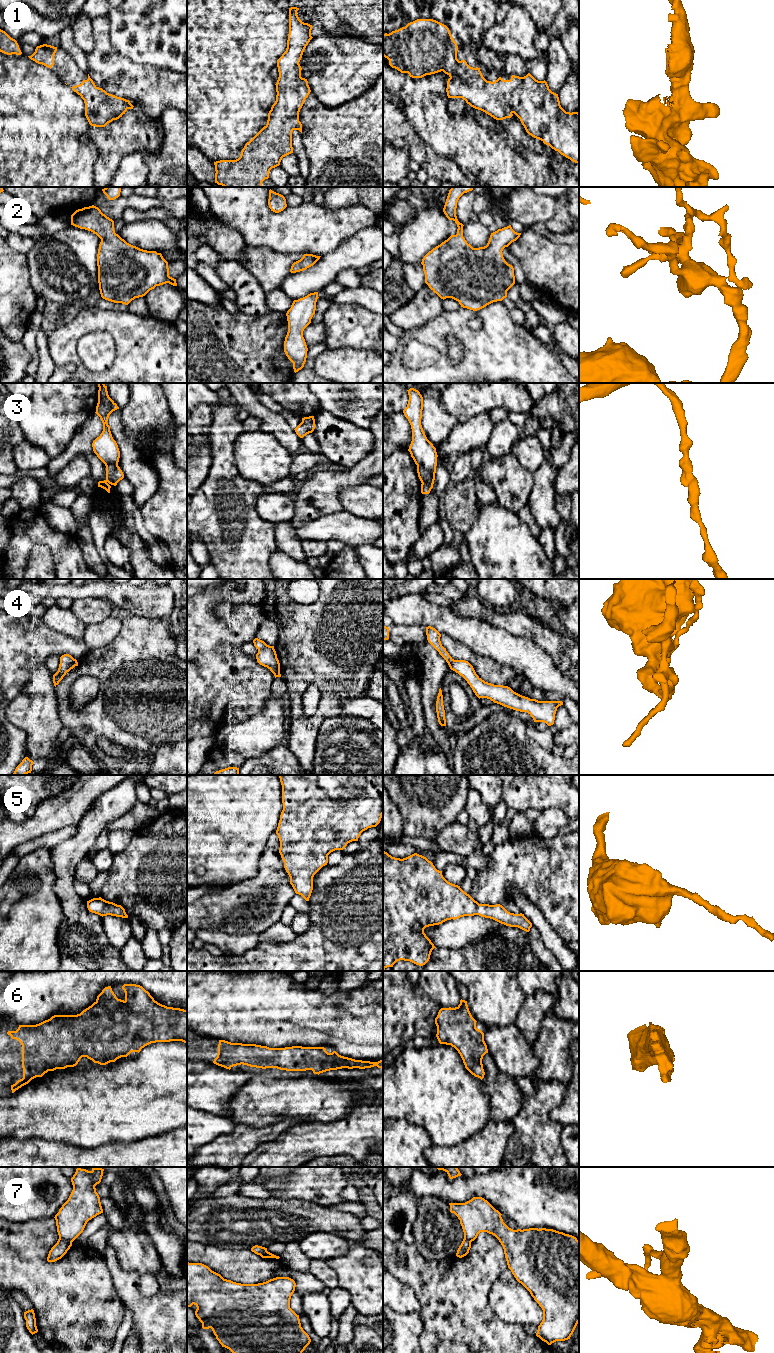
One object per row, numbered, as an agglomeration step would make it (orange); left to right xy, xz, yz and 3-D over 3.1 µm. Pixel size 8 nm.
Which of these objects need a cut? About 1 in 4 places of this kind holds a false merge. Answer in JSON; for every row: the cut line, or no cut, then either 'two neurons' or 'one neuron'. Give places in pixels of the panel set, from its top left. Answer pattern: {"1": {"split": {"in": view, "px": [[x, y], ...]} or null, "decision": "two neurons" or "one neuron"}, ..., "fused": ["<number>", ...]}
{"1": {"split": null, "decision": "one neuron"}, "2": {"split": null, "decision": "one neuron"}, "3": {"split": {"in": "yz", "px": [[417, 466], [423, 466], [427, 470], [431, 488]]}, "decision": "two neurons"}, "4": {"split": {"in": "xz", "px": [[268, 645], [258, 650]]}, "decision": "two neurons"}, "5": {"split": null, "decision": "one neuron"}, "6": {"split": null, "decision": "one neuron"}, "7": {"split": {"in": "xy", "px": [[59, 1236], [71, 1242]]}, "decision": "two neurons"}, "fused": ["3", "4", "7"]}

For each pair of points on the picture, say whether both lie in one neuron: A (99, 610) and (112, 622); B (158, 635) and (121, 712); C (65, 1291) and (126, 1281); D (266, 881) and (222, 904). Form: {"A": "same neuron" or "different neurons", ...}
{"A": "different neurons", "B": "same neuron", "C": "different neurons", "D": "same neuron"}

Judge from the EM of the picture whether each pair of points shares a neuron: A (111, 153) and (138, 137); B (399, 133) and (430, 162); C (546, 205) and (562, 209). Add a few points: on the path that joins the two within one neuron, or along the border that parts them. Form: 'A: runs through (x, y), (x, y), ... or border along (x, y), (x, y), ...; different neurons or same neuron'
A: runs through (118, 146), (127, 137), (131, 137); same neuron
B: runs through (407, 139), (422, 154); same neuron
C: border along (556, 198), (555, 212), (544, 223); different neurons

